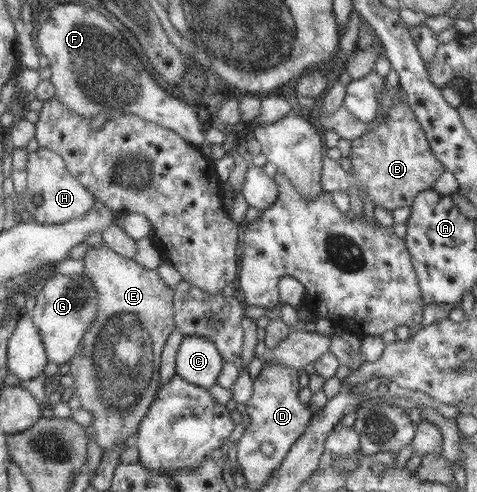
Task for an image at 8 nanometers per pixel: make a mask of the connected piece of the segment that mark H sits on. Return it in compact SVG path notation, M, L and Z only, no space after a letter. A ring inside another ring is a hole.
M39 147L36 152L30 152L28 163L28 188L24 194L27 217L41 223L60 224L72 219L82 218L91 211L96 197L78 179L71 175L66 160L51 148ZM37 195L44 196L41 203L37 203Z

